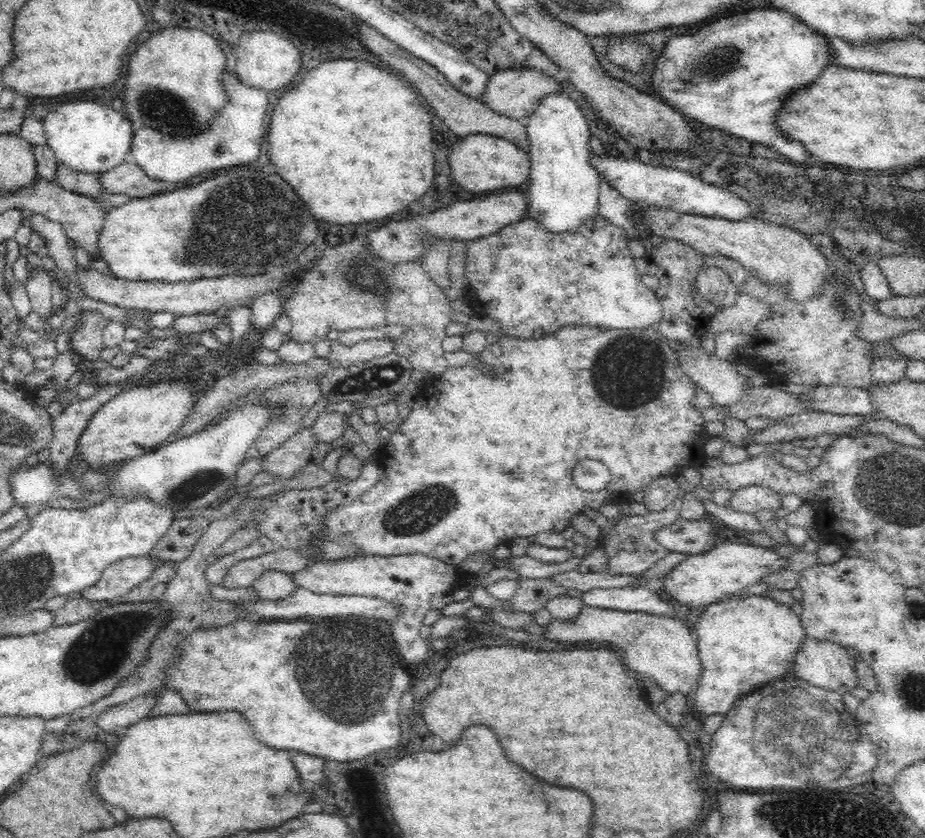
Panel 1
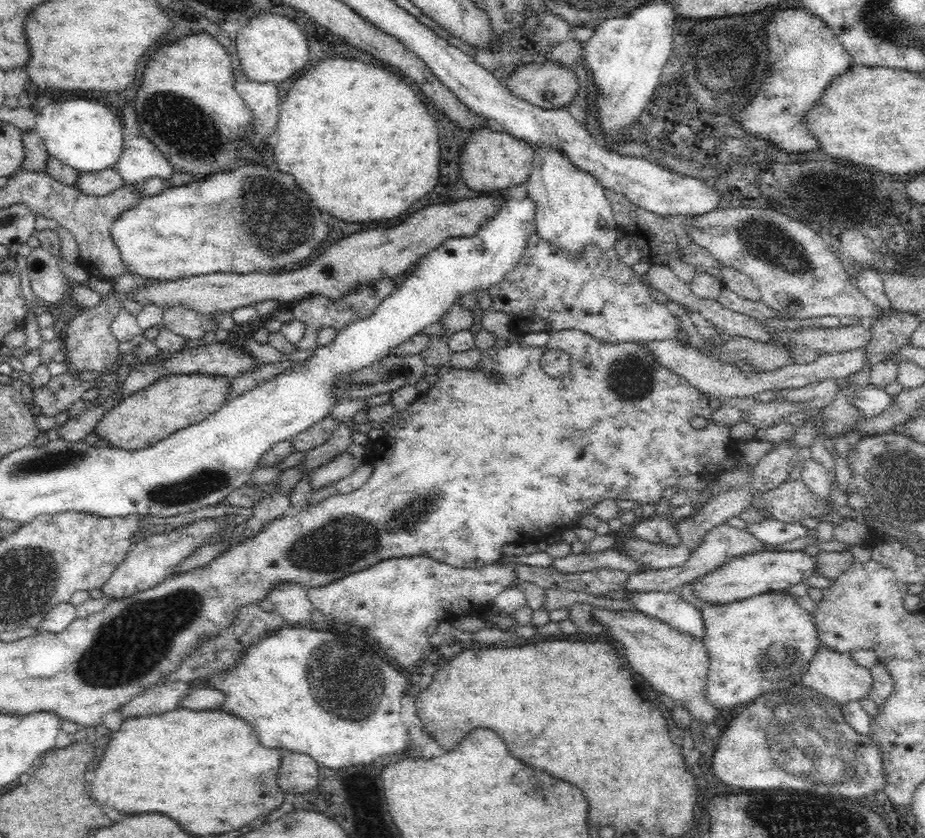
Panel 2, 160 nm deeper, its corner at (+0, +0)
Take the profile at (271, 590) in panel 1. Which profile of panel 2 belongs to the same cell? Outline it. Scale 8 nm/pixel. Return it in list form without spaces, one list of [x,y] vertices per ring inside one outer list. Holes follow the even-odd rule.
[[[282,583],[280,588],[270,594],[269,600],[275,604],[275,610],[280,613],[286,626],[304,627],[314,623],[314,608],[308,598],[307,589],[302,585]]]

